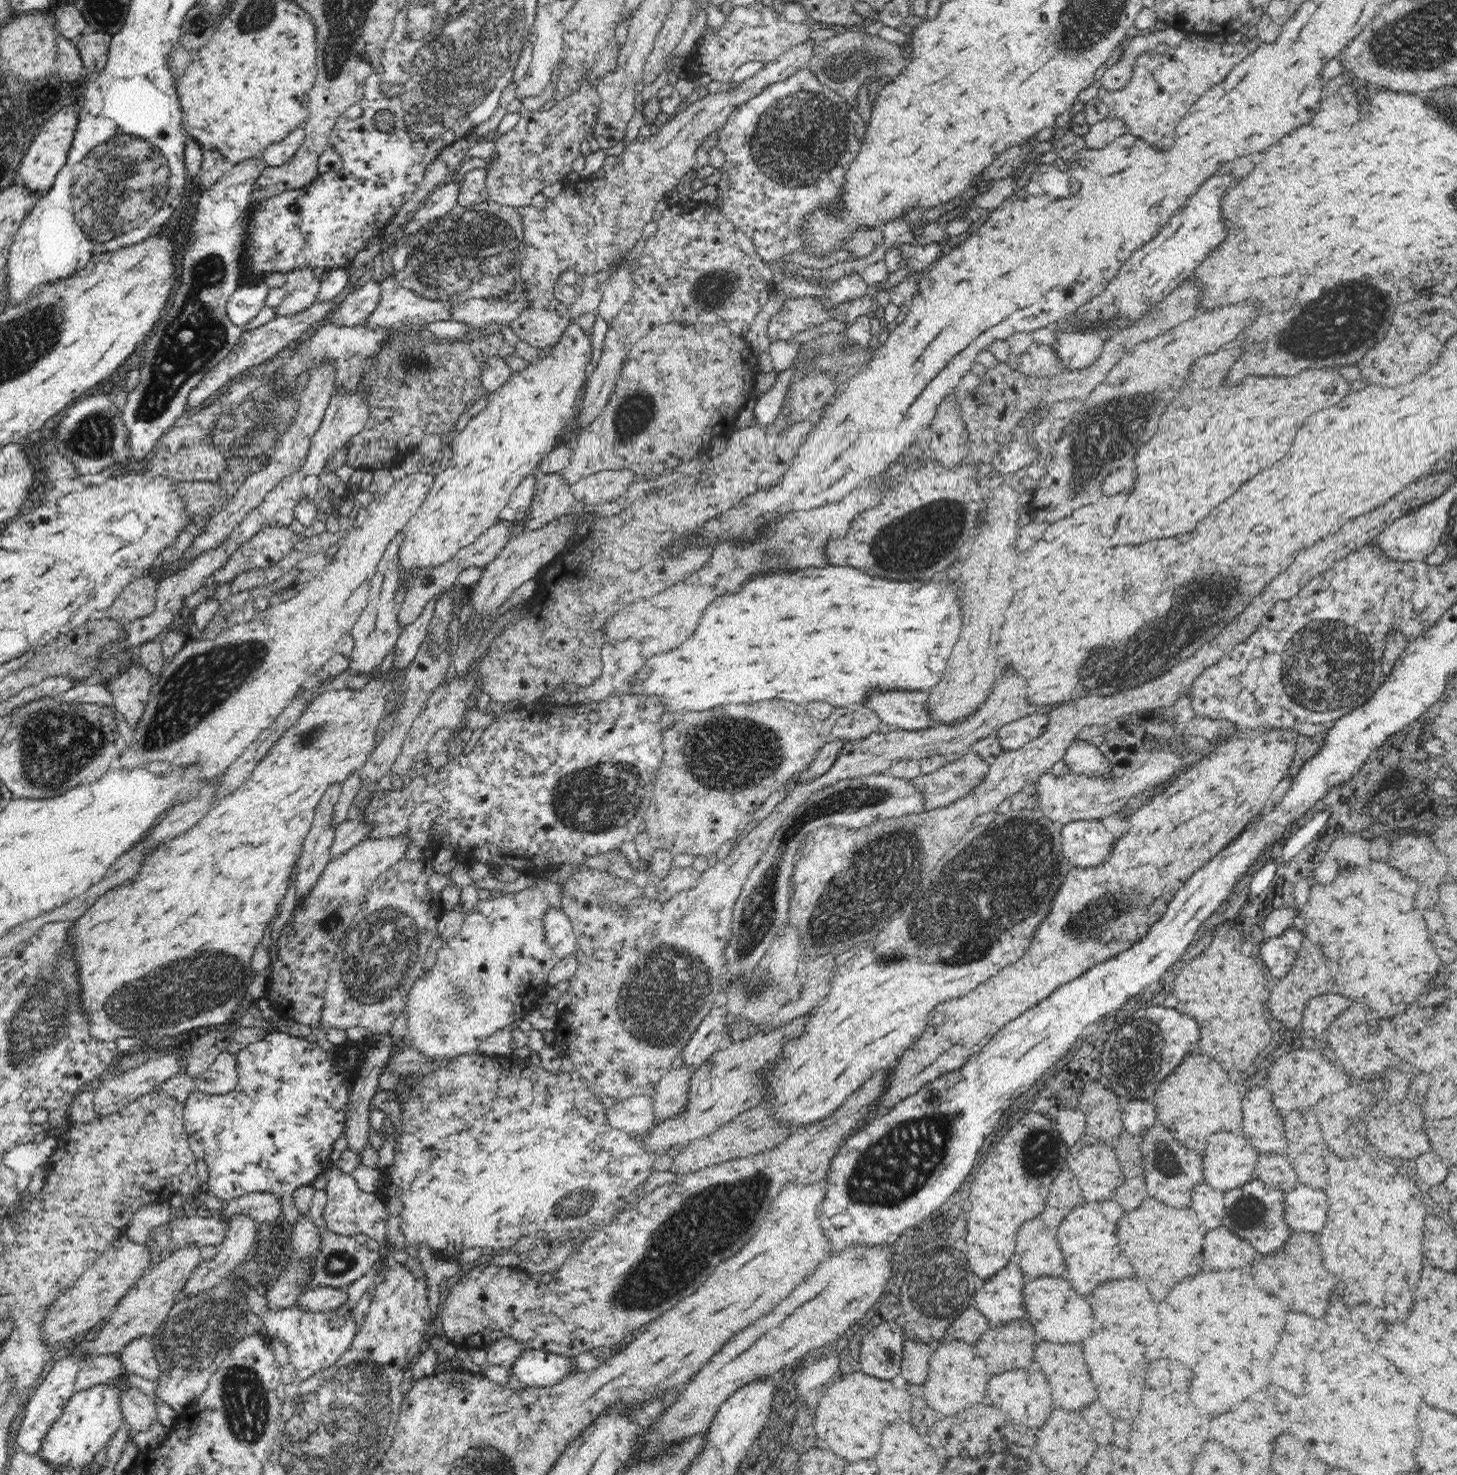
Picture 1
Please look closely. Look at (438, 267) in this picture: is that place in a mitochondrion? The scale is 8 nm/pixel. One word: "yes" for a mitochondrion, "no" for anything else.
yes

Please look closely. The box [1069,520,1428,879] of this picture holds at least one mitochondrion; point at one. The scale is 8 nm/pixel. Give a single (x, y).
(1304, 666)

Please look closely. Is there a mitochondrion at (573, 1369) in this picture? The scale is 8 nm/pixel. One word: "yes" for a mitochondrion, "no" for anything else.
no

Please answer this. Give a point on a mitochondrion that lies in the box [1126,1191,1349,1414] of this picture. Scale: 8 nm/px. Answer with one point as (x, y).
(1248, 1211)

